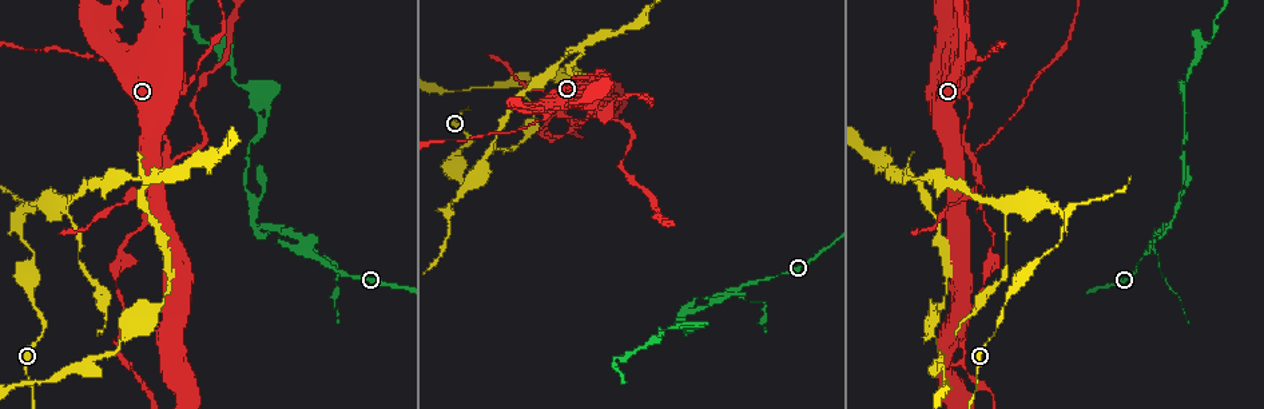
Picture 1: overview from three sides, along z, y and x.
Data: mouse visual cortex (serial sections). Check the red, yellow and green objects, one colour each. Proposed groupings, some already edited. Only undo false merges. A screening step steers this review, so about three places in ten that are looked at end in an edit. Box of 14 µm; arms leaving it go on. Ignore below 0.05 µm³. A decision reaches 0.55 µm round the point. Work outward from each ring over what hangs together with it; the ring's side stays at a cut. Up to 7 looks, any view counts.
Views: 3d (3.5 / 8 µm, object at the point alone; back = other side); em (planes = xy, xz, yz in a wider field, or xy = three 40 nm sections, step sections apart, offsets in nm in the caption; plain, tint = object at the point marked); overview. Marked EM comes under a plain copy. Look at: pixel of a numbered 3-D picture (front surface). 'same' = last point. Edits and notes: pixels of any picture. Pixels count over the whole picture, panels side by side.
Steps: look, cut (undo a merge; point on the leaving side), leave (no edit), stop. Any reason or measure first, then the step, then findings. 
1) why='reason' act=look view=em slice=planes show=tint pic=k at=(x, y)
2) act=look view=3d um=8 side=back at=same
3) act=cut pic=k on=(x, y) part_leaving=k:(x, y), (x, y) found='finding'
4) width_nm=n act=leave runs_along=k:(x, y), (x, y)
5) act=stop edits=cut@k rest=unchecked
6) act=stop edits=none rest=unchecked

why='a narrow waist' act=look view=3d um=3.5 pic=1 at=(448, 207)

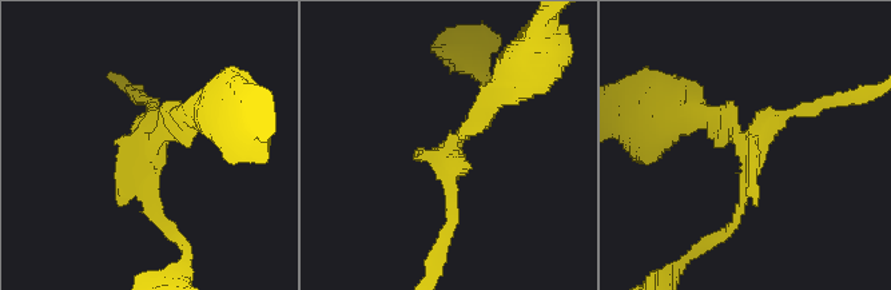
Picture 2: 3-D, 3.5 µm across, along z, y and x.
act=look view=em slice=xy step=5 show=tint pic=2 at=(747, 148)

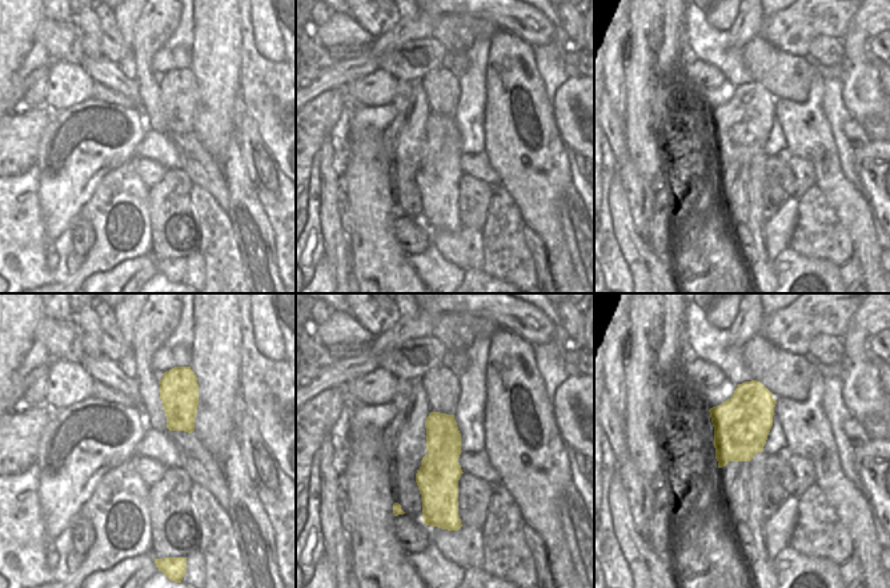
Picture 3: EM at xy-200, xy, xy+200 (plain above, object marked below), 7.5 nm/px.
act=cut pic=2 on=(182, 123) part_leaving=2:(154, 158), (174, 116), (223, 112) found='a second cell is stuck on'

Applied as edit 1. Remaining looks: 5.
why='arms part here' act=look view=3d um=3.5 pic=1 at=(734, 291)

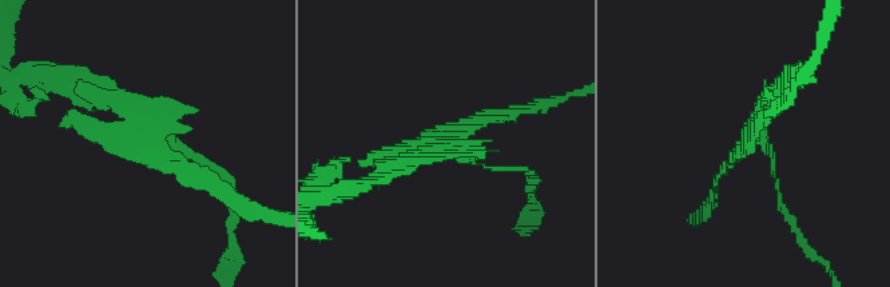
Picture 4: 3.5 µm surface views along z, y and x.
act=look view=em slice=xy step=3 show=tint pic=4 at=(149, 154)

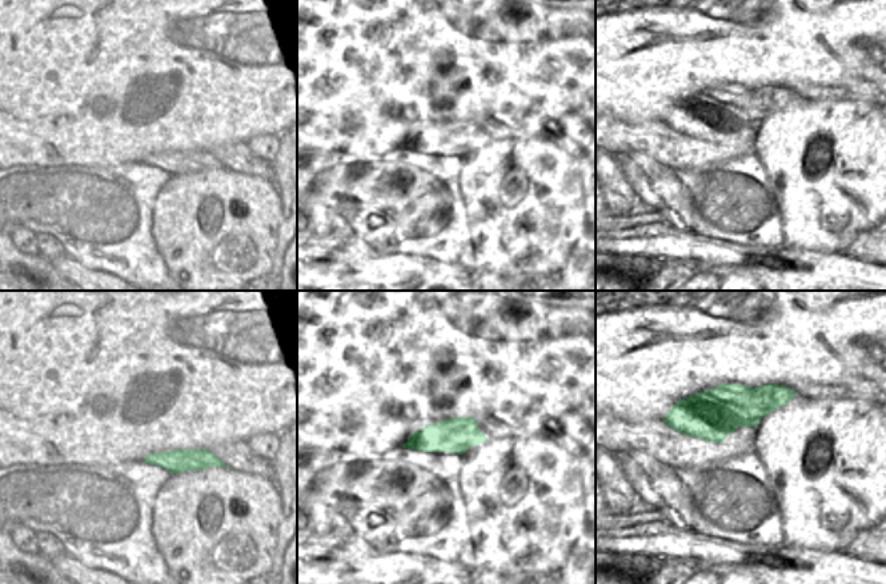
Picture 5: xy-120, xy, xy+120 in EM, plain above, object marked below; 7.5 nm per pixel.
act=cut pic=4 on=(389, 163) part_leaving=4:(433, 140), (409, 160), (344, 188) found='two cells meet here'

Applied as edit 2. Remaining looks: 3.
act=stop edits=cut@2,cut@4 rest=unchecked

